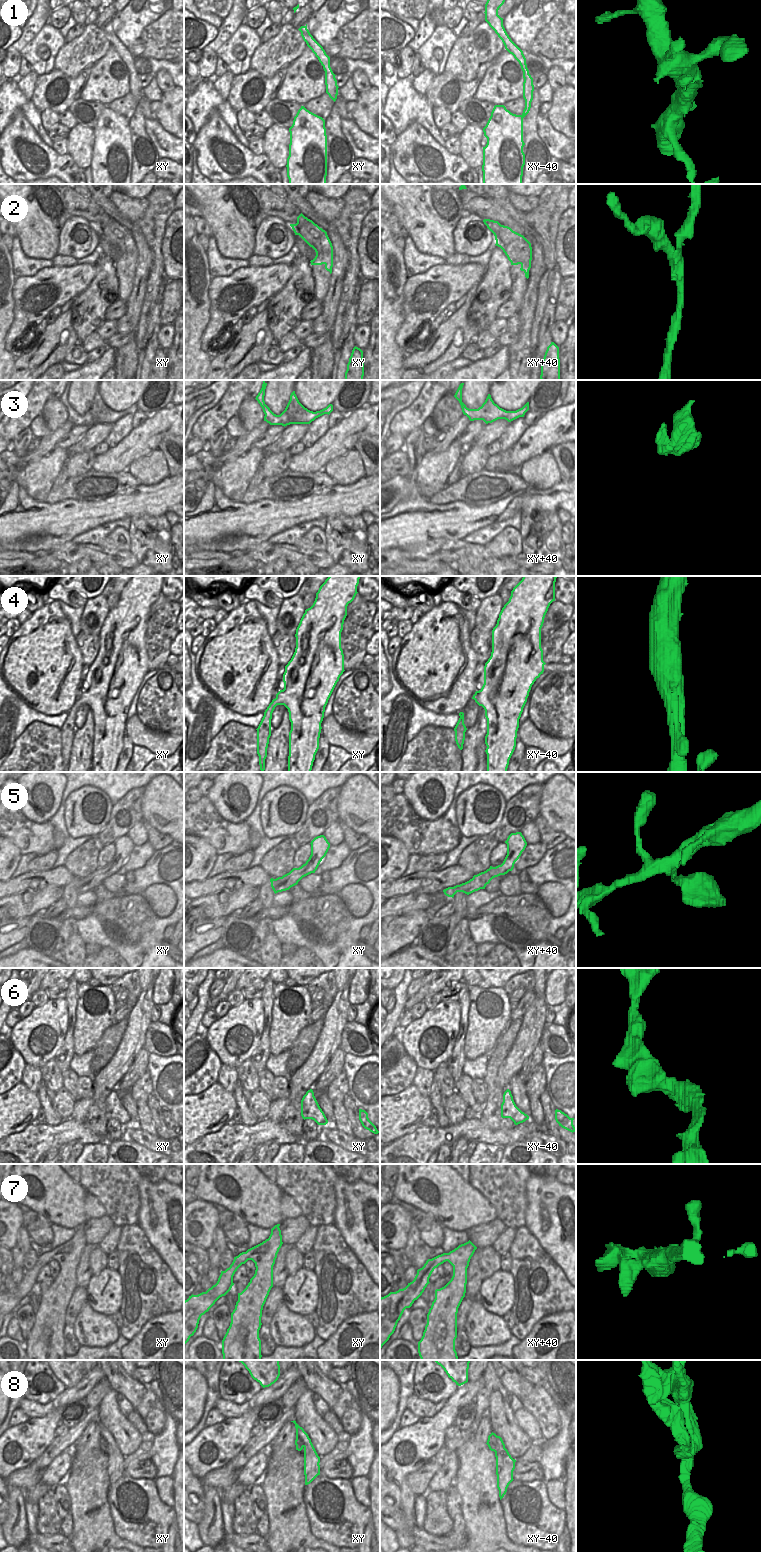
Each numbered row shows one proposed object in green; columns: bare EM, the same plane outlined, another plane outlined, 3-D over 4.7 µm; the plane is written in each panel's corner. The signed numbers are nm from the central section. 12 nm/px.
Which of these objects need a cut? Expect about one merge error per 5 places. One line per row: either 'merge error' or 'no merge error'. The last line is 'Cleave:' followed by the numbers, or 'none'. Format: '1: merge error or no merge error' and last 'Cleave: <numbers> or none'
1: no merge error
2: merge error
3: no merge error
4: no merge error
5: no merge error
6: no merge error
7: no merge error
8: merge error
Cleave: 2, 8

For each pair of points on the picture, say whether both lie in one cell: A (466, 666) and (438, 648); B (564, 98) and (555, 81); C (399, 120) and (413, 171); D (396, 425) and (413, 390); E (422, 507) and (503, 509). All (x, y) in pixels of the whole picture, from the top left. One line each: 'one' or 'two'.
A: one
B: two
C: two
D: two
E: one

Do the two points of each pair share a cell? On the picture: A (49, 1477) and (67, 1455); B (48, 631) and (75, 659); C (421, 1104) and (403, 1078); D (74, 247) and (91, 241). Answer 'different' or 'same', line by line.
A: same
B: same
C: different
D: same

